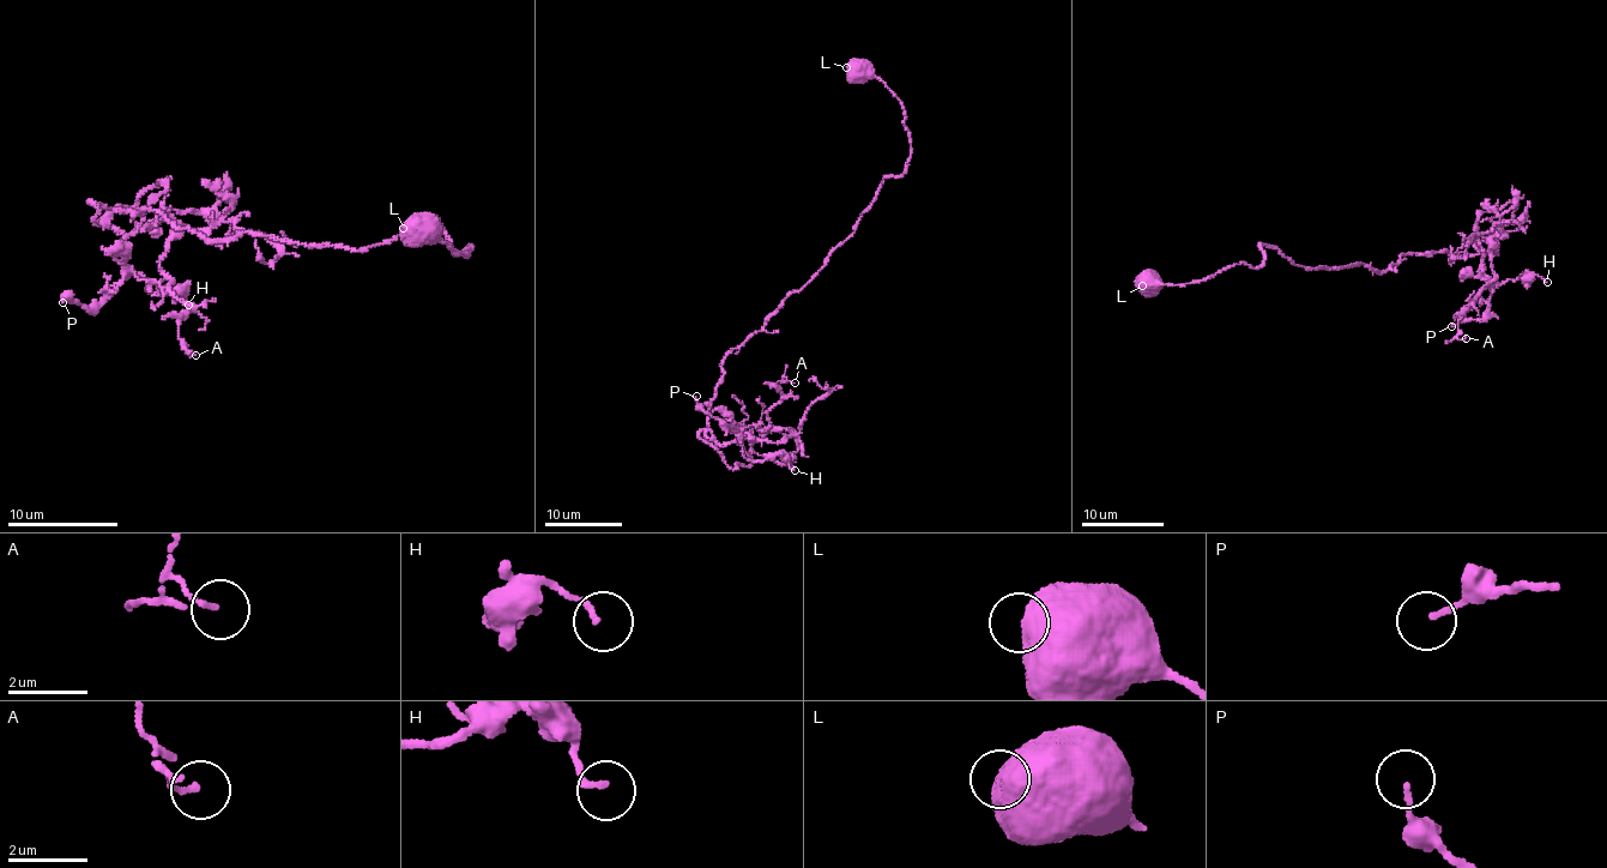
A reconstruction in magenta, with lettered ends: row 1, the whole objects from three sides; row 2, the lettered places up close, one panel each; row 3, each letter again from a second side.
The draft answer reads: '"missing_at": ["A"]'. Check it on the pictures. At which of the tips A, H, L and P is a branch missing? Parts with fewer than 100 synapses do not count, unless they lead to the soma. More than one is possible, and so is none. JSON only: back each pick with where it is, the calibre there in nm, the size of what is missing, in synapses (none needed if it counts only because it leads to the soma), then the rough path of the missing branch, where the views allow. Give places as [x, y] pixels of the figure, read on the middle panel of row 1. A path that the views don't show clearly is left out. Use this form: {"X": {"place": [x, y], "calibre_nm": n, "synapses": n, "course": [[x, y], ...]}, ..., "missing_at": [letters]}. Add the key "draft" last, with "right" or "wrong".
{"missing_at": [], "draft": "wrong"}

